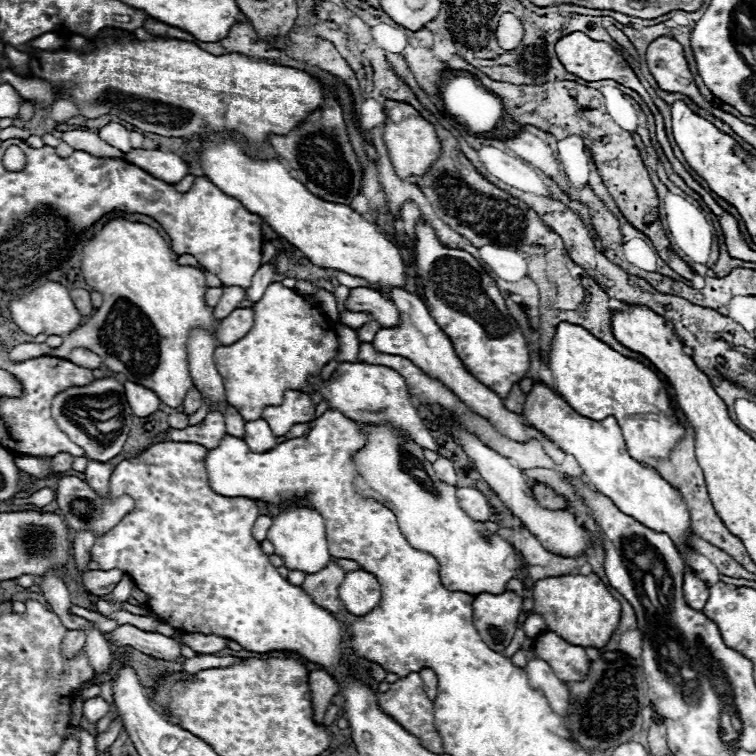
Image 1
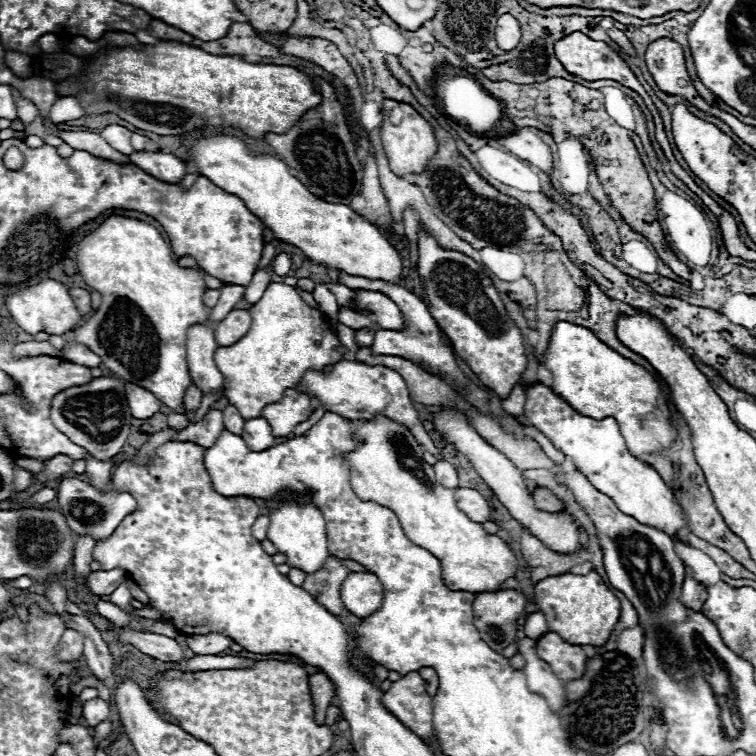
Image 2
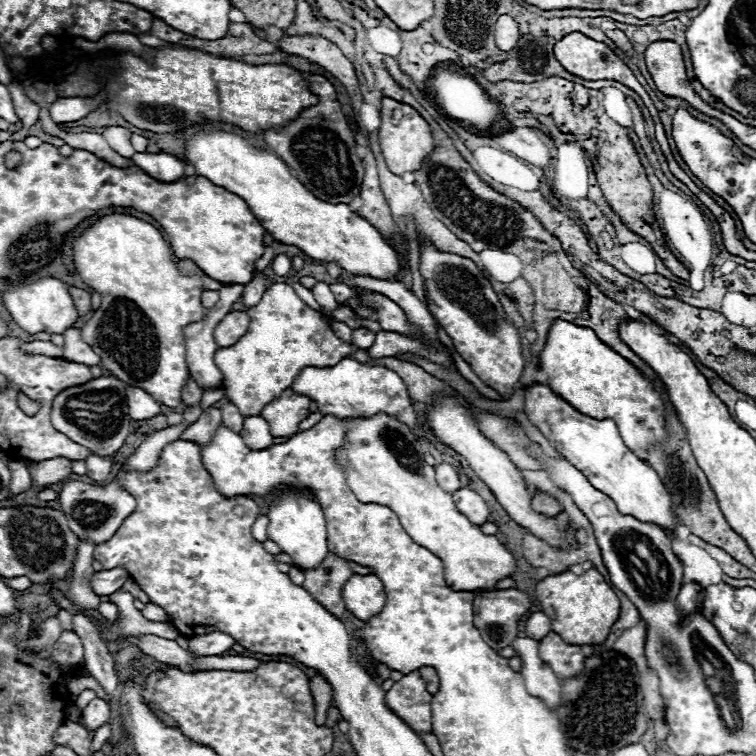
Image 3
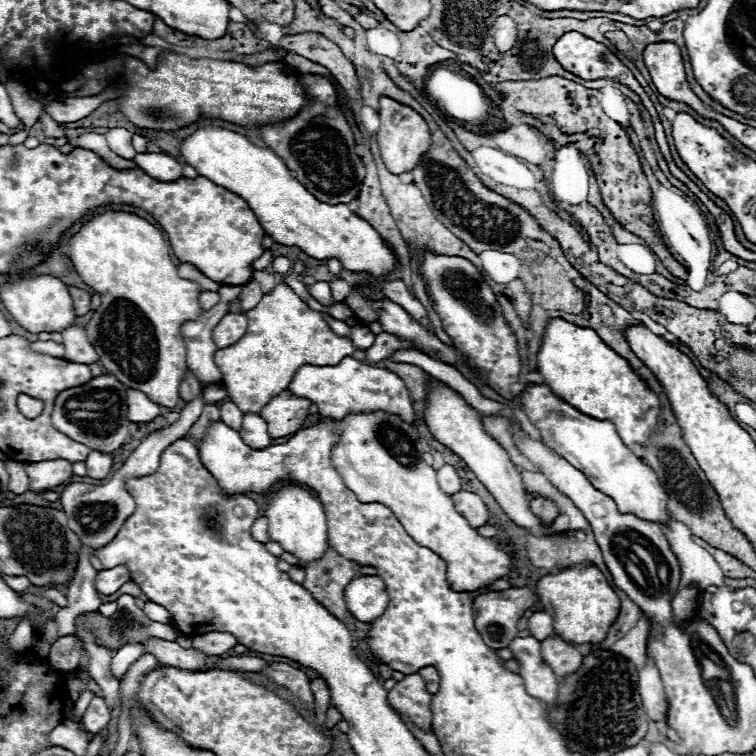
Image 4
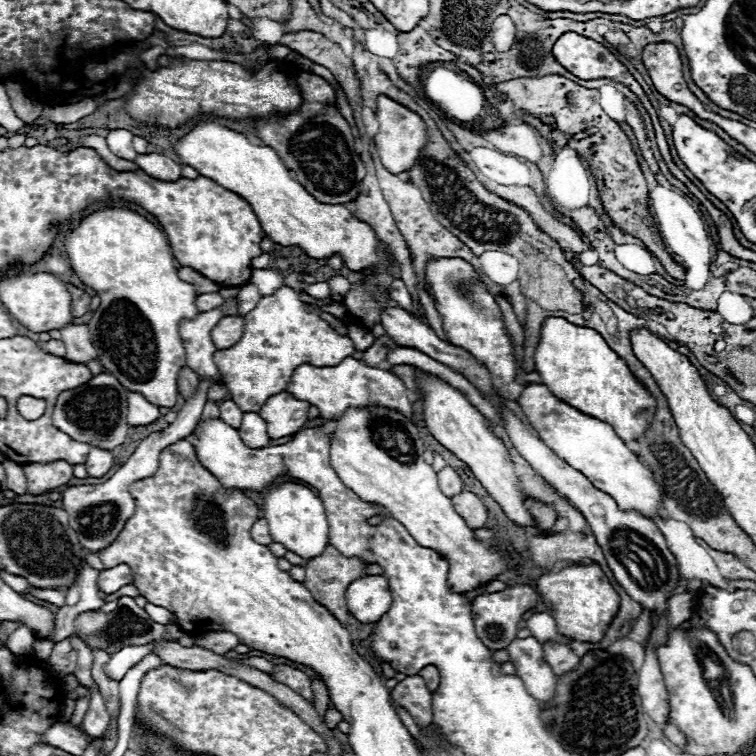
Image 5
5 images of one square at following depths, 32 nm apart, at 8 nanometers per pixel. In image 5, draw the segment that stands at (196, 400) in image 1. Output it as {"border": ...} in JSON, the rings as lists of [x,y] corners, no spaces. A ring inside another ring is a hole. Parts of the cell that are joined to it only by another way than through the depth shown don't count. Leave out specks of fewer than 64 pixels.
{"border":[[[184,366],[184,368],[180,370],[180,376],[178,376],[178,390],[180,390],[180,394],[182,394],[184,398],[190,398],[190,396],[196,392],[198,382],[200,382],[200,378],[198,378],[198,374],[196,374],[192,368]]]}

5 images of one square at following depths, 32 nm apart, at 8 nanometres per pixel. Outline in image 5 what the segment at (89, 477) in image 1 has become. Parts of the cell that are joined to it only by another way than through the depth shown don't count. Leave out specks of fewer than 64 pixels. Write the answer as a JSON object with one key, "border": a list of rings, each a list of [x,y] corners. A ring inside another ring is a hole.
{"border":[[[96,446],[90,448],[88,460],[86,460],[86,468],[88,468],[88,476],[100,478],[104,476],[110,468],[112,468],[112,452],[110,450],[100,450]]]}

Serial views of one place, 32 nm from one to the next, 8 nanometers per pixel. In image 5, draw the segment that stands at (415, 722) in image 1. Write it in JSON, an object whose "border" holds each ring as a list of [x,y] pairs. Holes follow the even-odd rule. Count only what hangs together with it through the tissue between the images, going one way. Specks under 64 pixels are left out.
{"border":[[[418,674],[398,682],[398,686],[392,690],[392,700],[394,704],[406,708],[418,726],[428,726],[432,720],[432,692]]]}

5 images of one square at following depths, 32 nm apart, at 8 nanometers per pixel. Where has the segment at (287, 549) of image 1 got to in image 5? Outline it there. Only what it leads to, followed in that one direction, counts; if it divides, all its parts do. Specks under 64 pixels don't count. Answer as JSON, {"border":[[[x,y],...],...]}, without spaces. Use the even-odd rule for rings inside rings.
{"border":[[[282,482],[282,484],[270,484],[262,492],[264,500],[264,518],[270,526],[270,536],[274,542],[284,544],[290,552],[302,556],[302,558],[316,558],[324,552],[328,546],[328,522],[324,514],[322,500],[306,486],[296,482]]]}

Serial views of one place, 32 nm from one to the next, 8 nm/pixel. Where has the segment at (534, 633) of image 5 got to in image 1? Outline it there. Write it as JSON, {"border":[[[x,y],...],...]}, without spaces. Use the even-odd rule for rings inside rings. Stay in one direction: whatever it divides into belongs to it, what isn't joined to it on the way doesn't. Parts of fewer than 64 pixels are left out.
{"border":[[[530,614],[524,622],[524,632],[528,638],[538,638],[542,632],[546,630],[546,624],[544,624],[544,618],[540,614]]]}

